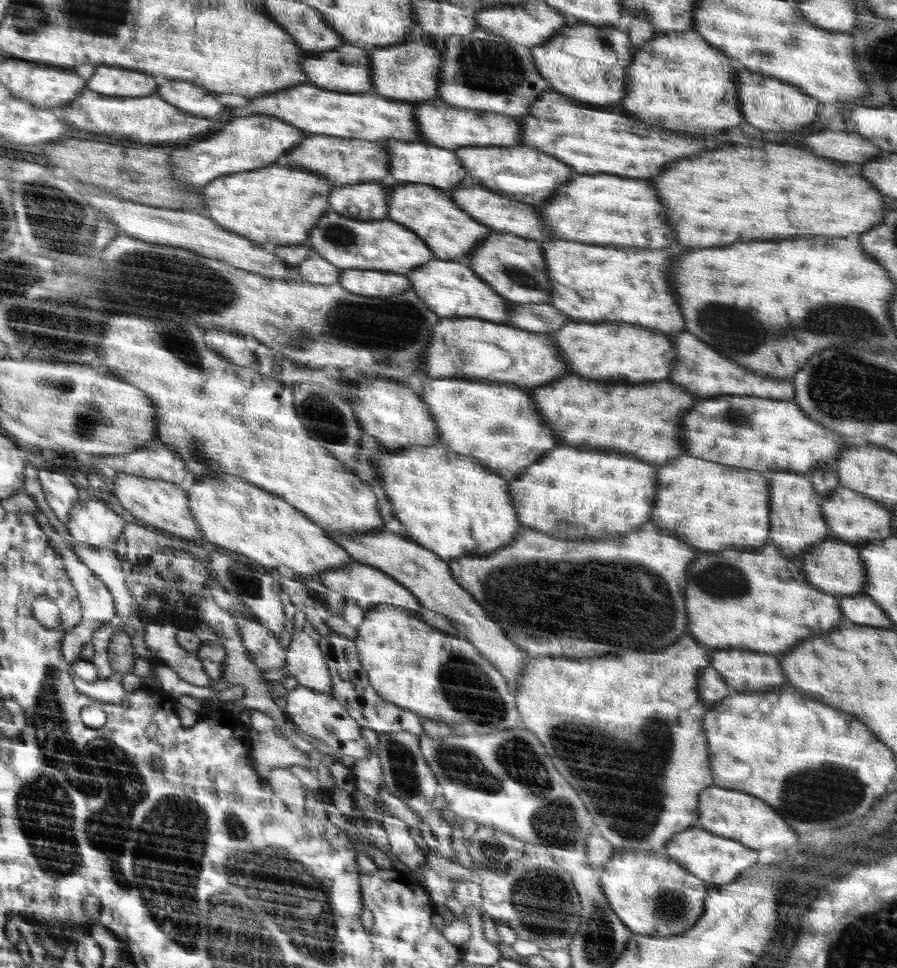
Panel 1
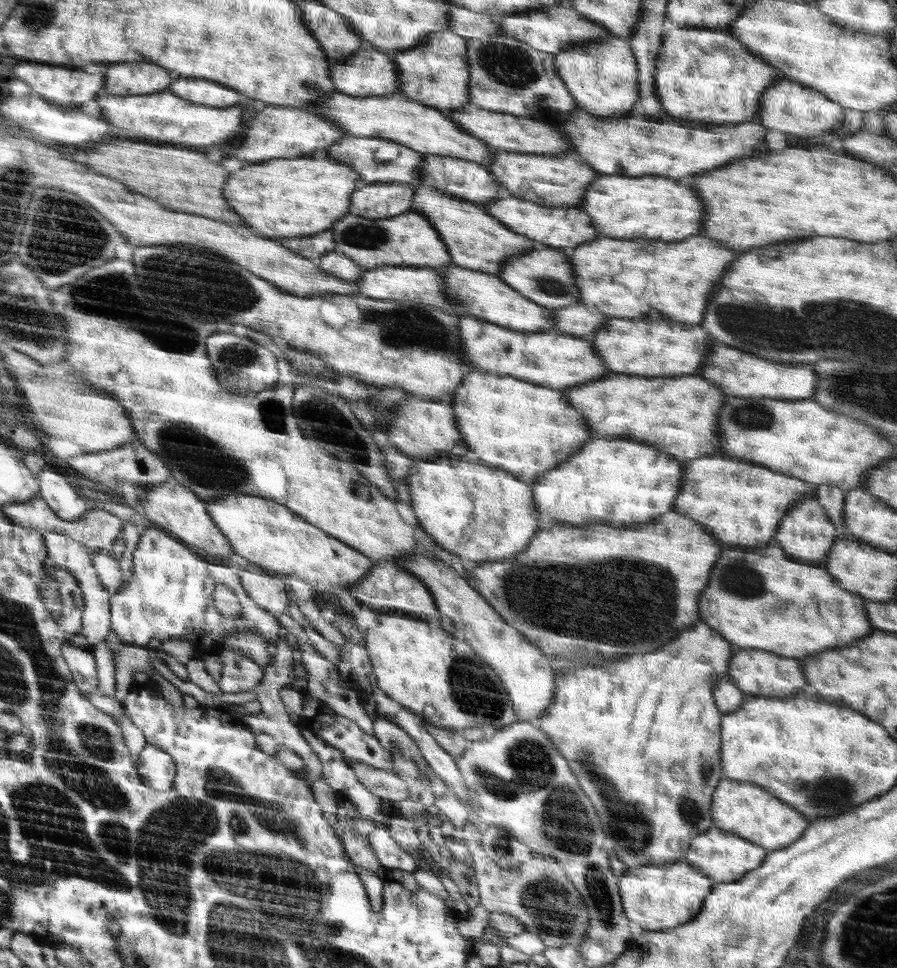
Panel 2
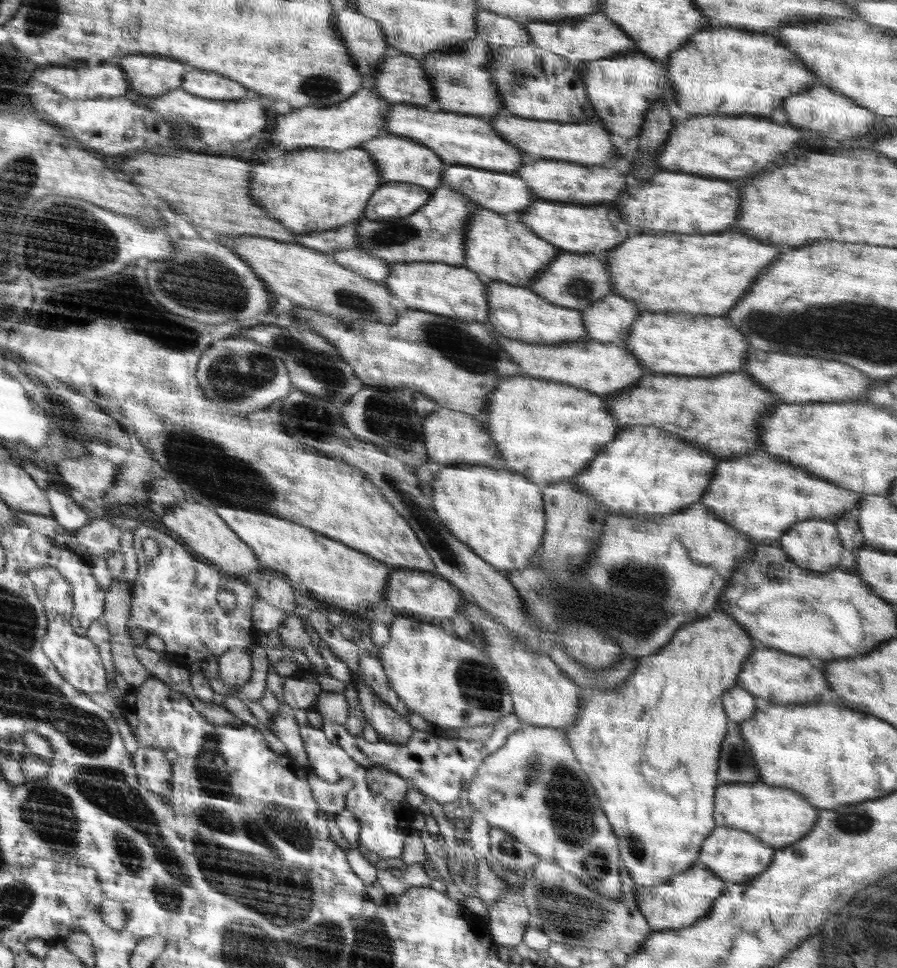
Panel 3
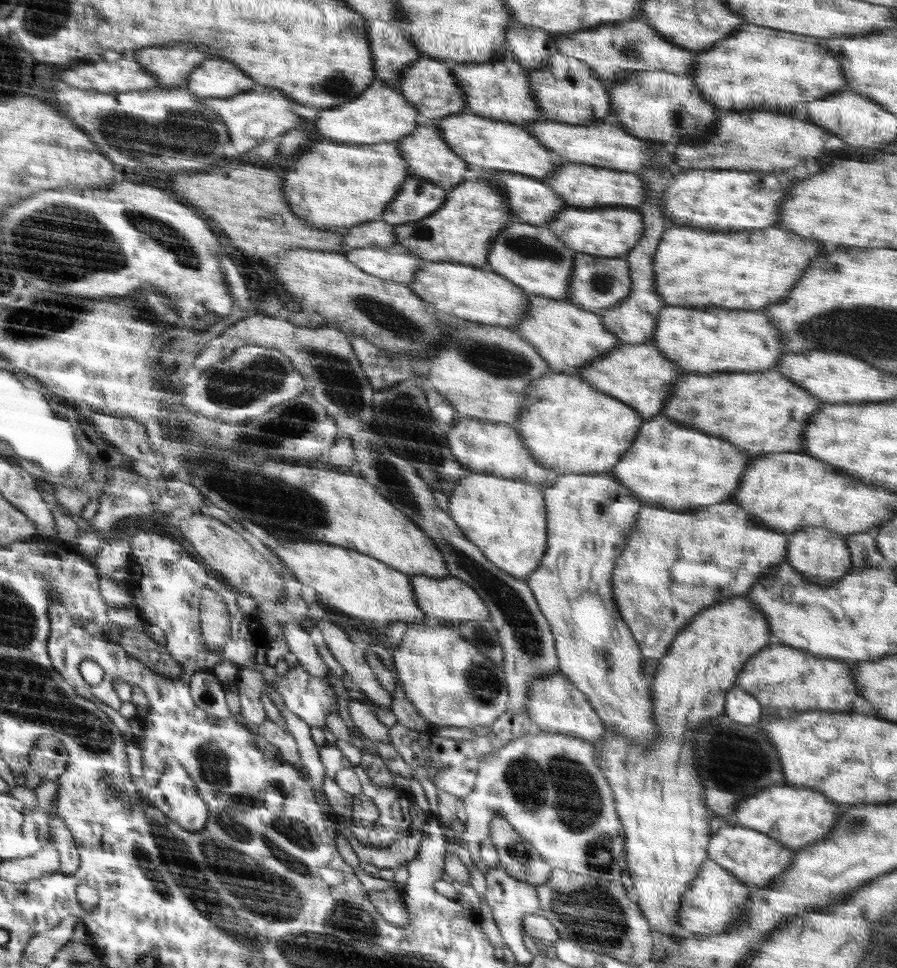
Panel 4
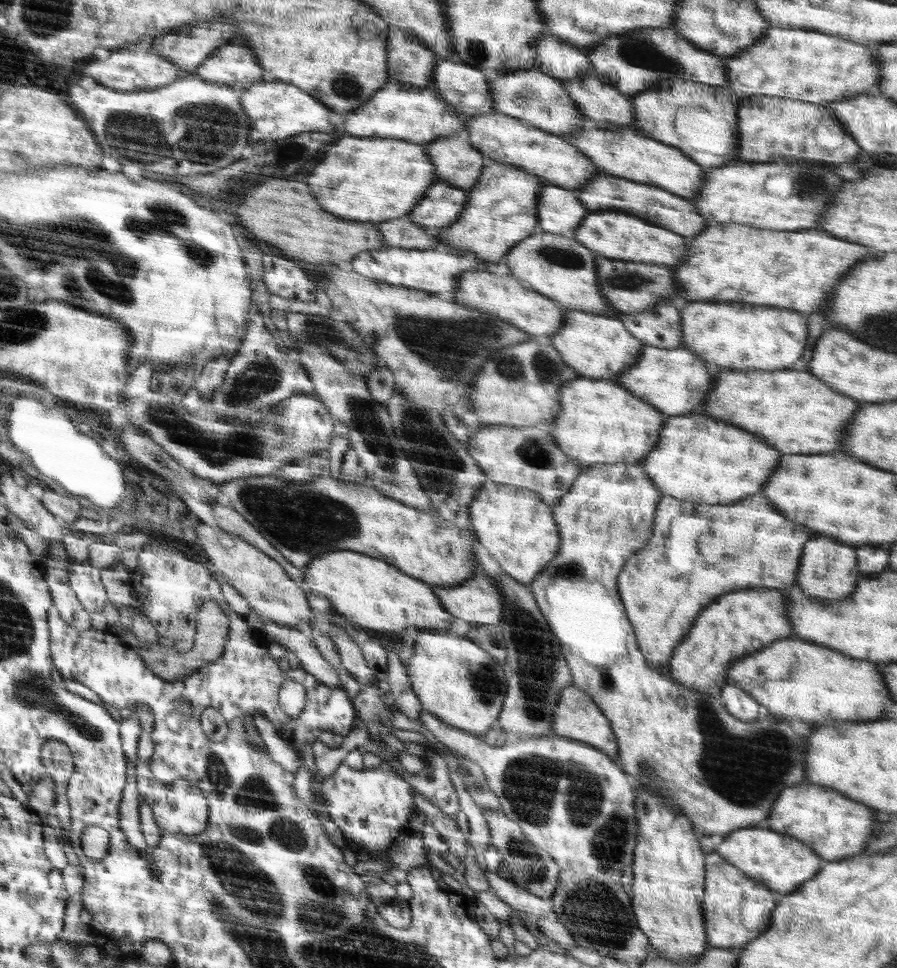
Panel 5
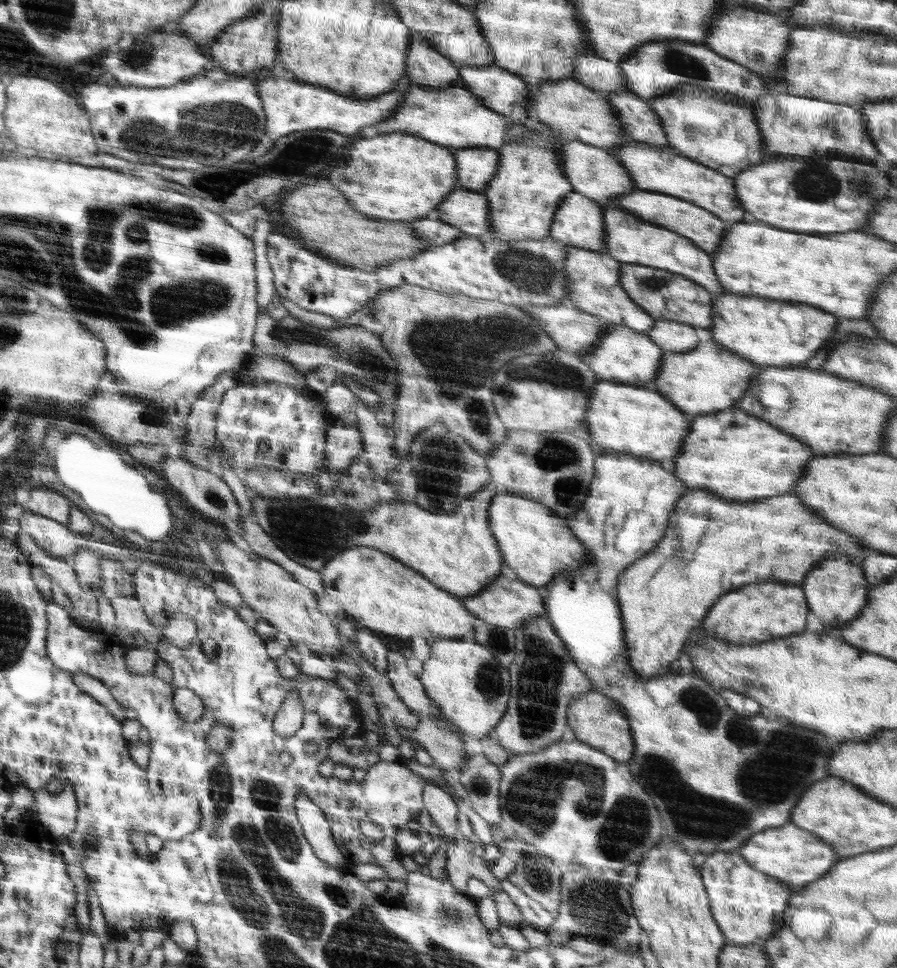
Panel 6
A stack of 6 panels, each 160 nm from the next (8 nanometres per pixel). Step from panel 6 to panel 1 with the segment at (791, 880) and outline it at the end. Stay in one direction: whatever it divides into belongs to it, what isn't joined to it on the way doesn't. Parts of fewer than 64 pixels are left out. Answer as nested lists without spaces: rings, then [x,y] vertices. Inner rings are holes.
[[[699,826],[687,828],[686,831],[674,835],[664,850],[666,856],[678,862],[688,873],[694,873],[709,886],[728,885],[728,882],[732,882],[738,876],[740,870],[750,869],[752,864],[758,862],[758,851],[755,849],[740,844],[738,840],[716,836],[716,833],[708,832]]]

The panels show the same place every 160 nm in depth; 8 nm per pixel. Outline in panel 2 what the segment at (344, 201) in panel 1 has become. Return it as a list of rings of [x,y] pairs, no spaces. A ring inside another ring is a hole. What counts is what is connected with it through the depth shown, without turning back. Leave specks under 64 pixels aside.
[[[408,183],[362,184],[352,191],[350,212],[369,219],[387,219],[411,208],[415,189]]]

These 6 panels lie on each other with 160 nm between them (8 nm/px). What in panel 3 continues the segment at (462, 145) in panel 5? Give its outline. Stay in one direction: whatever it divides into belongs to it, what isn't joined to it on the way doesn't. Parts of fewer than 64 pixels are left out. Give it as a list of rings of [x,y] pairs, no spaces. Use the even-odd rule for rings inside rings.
[[[382,134],[375,139],[367,140],[366,143],[360,143],[358,147],[369,152],[375,164],[378,164],[384,183],[414,183],[432,190],[442,186],[447,165],[442,157],[427,145],[405,136]]]

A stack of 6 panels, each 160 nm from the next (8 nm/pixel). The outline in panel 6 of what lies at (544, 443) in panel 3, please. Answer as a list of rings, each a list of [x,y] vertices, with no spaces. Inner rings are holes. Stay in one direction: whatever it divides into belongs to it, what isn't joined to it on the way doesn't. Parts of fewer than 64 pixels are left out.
[[[600,381],[592,390],[587,409],[588,443],[596,455],[610,452],[620,452],[636,457],[644,457],[666,466],[668,470],[673,468],[673,460],[676,455],[683,452],[683,444],[687,442],[692,432],[691,420],[684,413],[672,405],[668,398],[646,386],[634,386],[624,383]]]

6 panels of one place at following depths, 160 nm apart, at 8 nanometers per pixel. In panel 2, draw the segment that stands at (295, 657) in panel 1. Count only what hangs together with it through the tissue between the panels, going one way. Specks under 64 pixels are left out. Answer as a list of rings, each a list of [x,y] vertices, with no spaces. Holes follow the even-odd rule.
[[[289,610],[283,612],[278,618],[280,624],[283,626],[286,632],[290,632],[297,638],[297,646],[300,649],[300,661],[304,665],[308,685],[303,693],[312,695],[314,698],[325,702],[334,712],[353,720],[358,726],[369,735],[373,732],[373,719],[368,715],[363,706],[360,704],[358,695],[354,690],[350,690],[345,681],[339,675],[338,668],[335,667],[330,660],[326,660],[322,654],[320,654],[312,645],[309,644],[309,640],[305,635],[303,627],[300,626],[296,620],[294,620],[289,613]],[[224,648],[219,651],[222,674],[218,681],[221,692],[254,690],[260,684],[264,668],[237,650]]]

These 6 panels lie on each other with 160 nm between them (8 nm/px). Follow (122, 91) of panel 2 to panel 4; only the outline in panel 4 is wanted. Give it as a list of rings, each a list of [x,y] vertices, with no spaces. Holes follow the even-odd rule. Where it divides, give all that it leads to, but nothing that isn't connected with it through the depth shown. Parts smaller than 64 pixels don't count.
[[[178,44],[172,48],[142,48],[136,60],[155,76],[160,86],[186,86],[189,76],[202,60],[210,58],[206,48]]]

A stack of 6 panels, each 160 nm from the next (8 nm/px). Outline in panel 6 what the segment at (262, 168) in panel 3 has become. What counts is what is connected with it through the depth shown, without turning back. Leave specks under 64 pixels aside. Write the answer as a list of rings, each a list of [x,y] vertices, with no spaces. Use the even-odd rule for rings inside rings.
[[[392,133],[356,140],[348,147],[347,159],[335,164],[323,180],[334,184],[358,212],[386,221],[413,221],[433,214],[436,207],[458,187],[458,161],[450,147],[434,144],[418,136]]]

